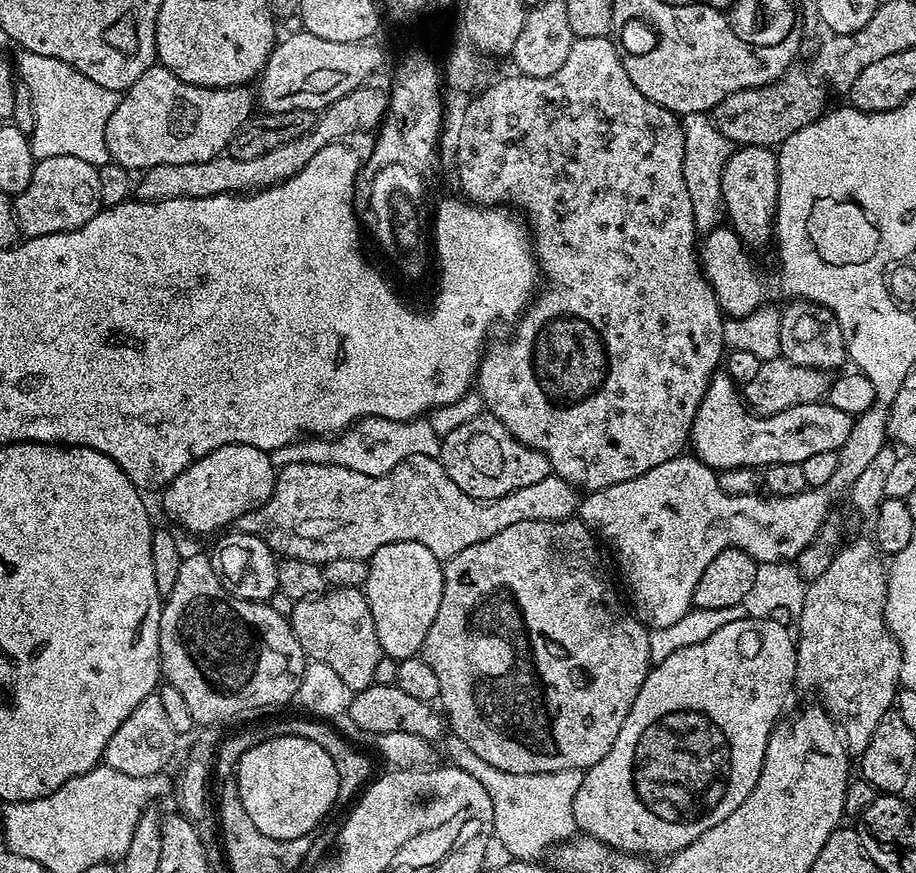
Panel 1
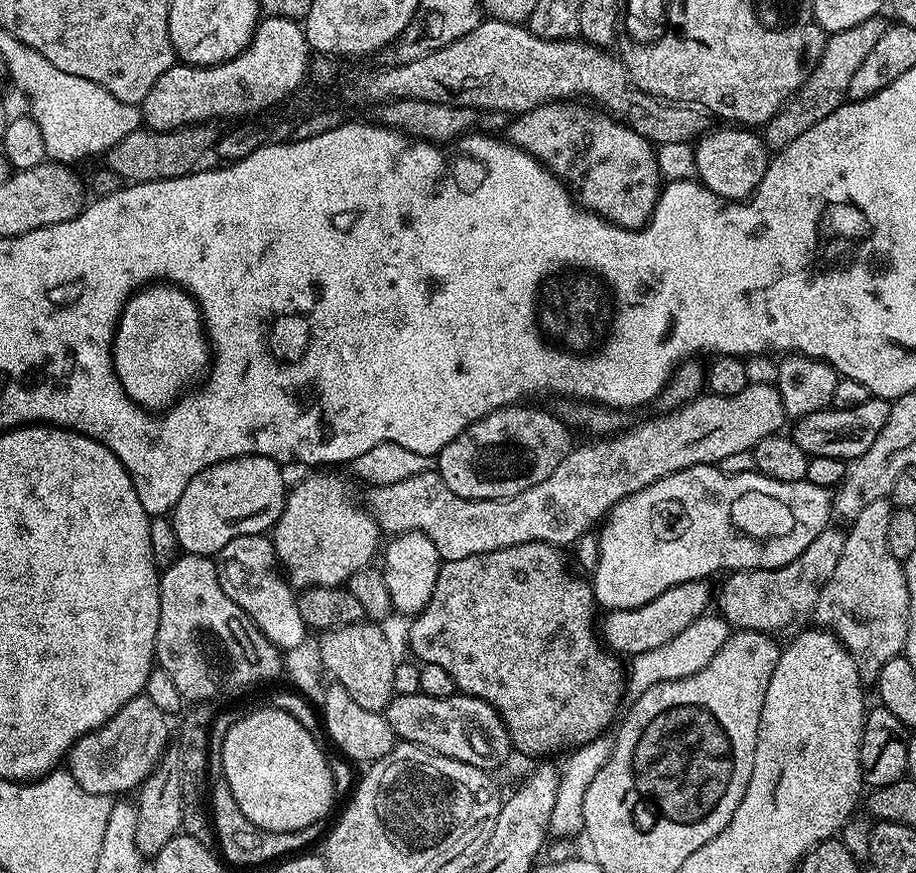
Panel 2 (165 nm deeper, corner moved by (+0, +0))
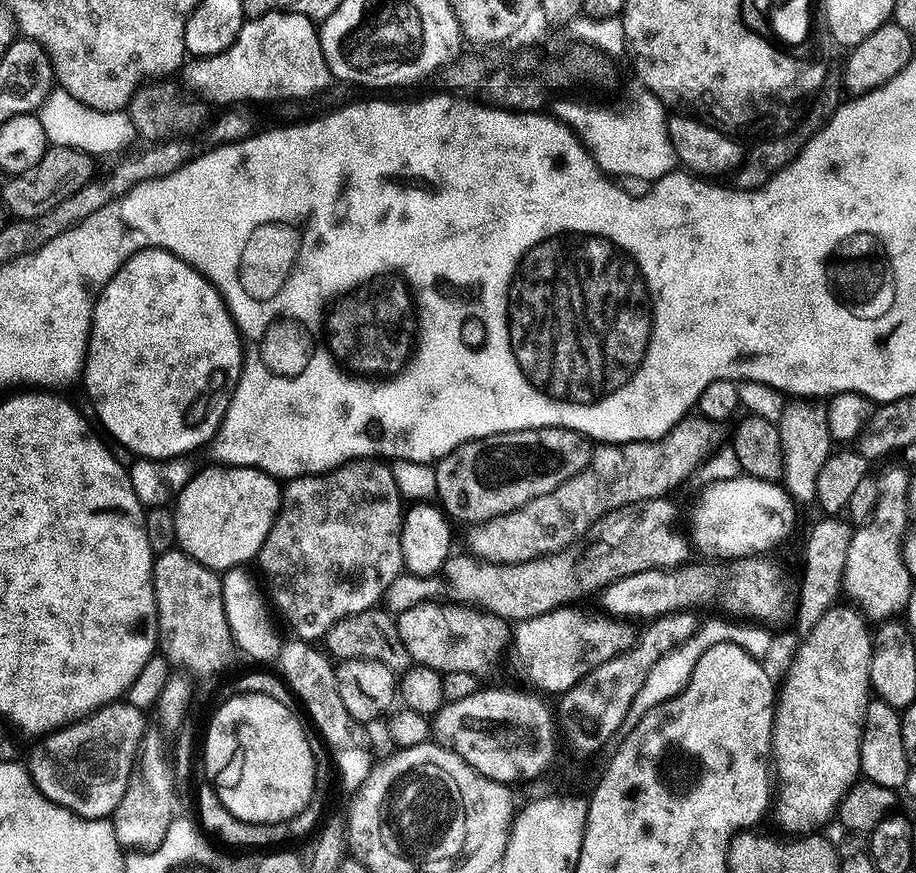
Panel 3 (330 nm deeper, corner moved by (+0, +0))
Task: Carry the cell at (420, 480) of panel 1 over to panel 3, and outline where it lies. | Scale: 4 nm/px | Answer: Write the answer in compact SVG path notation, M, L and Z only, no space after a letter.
M689 414L657 440L631 440L625 444L597 443L593 447L588 465L578 474L574 474L574 478L562 482L562 486L550 490L550 494L542 494L542 498L534 498L521 508L515 508L513 512L507 512L498 518L471 525L467 529L467 551L476 559L490 564L517 564L568 548L584 538L607 512L612 512L615 508L624 508L627 504L639 505L643 501L659 500L672 494L668 492L674 491L691 472L693 475L700 465L721 447L720 428L721 425L717 421L708 420L699 414Z

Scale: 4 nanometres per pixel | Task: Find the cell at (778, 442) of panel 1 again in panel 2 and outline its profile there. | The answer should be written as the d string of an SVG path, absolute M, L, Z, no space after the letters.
M869 398L866 402L862 402L862 406L853 408L829 406L821 412L799 417L795 421L796 429L791 429L790 435L794 442L798 442L798 446L802 446L802 450L809 458L825 456L850 462L866 454L866 450L874 446L874 438L882 434L882 426L886 426L886 418L891 409L891 403L883 398Z

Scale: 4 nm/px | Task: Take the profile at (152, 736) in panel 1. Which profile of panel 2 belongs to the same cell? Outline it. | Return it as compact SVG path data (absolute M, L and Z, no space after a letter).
M136 696L101 728L96 728L72 745L66 757L66 771L78 786L82 786L82 790L90 794L116 798L128 794L128 791L131 793L155 769L169 745L168 720L169 717L158 710L148 696Z

